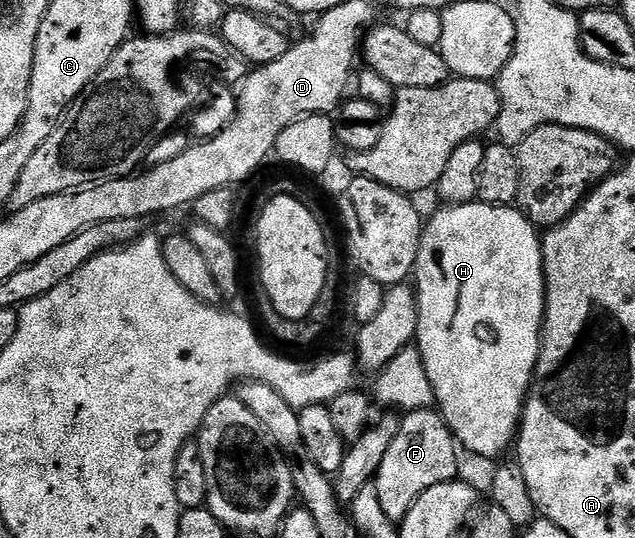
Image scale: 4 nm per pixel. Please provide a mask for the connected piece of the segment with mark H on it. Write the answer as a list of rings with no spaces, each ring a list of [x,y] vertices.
[[[451,205],[441,207],[433,218],[424,222],[421,231],[421,246],[415,270],[415,292],[417,294],[417,336],[415,347],[420,351],[427,371],[427,379],[433,388],[433,399],[445,425],[457,438],[462,450],[470,449],[477,457],[500,458],[505,448],[514,444],[521,424],[521,413],[525,409],[525,396],[533,381],[533,372],[541,354],[541,331],[545,324],[545,264],[541,254],[541,237],[534,225],[520,208],[507,205]]]

